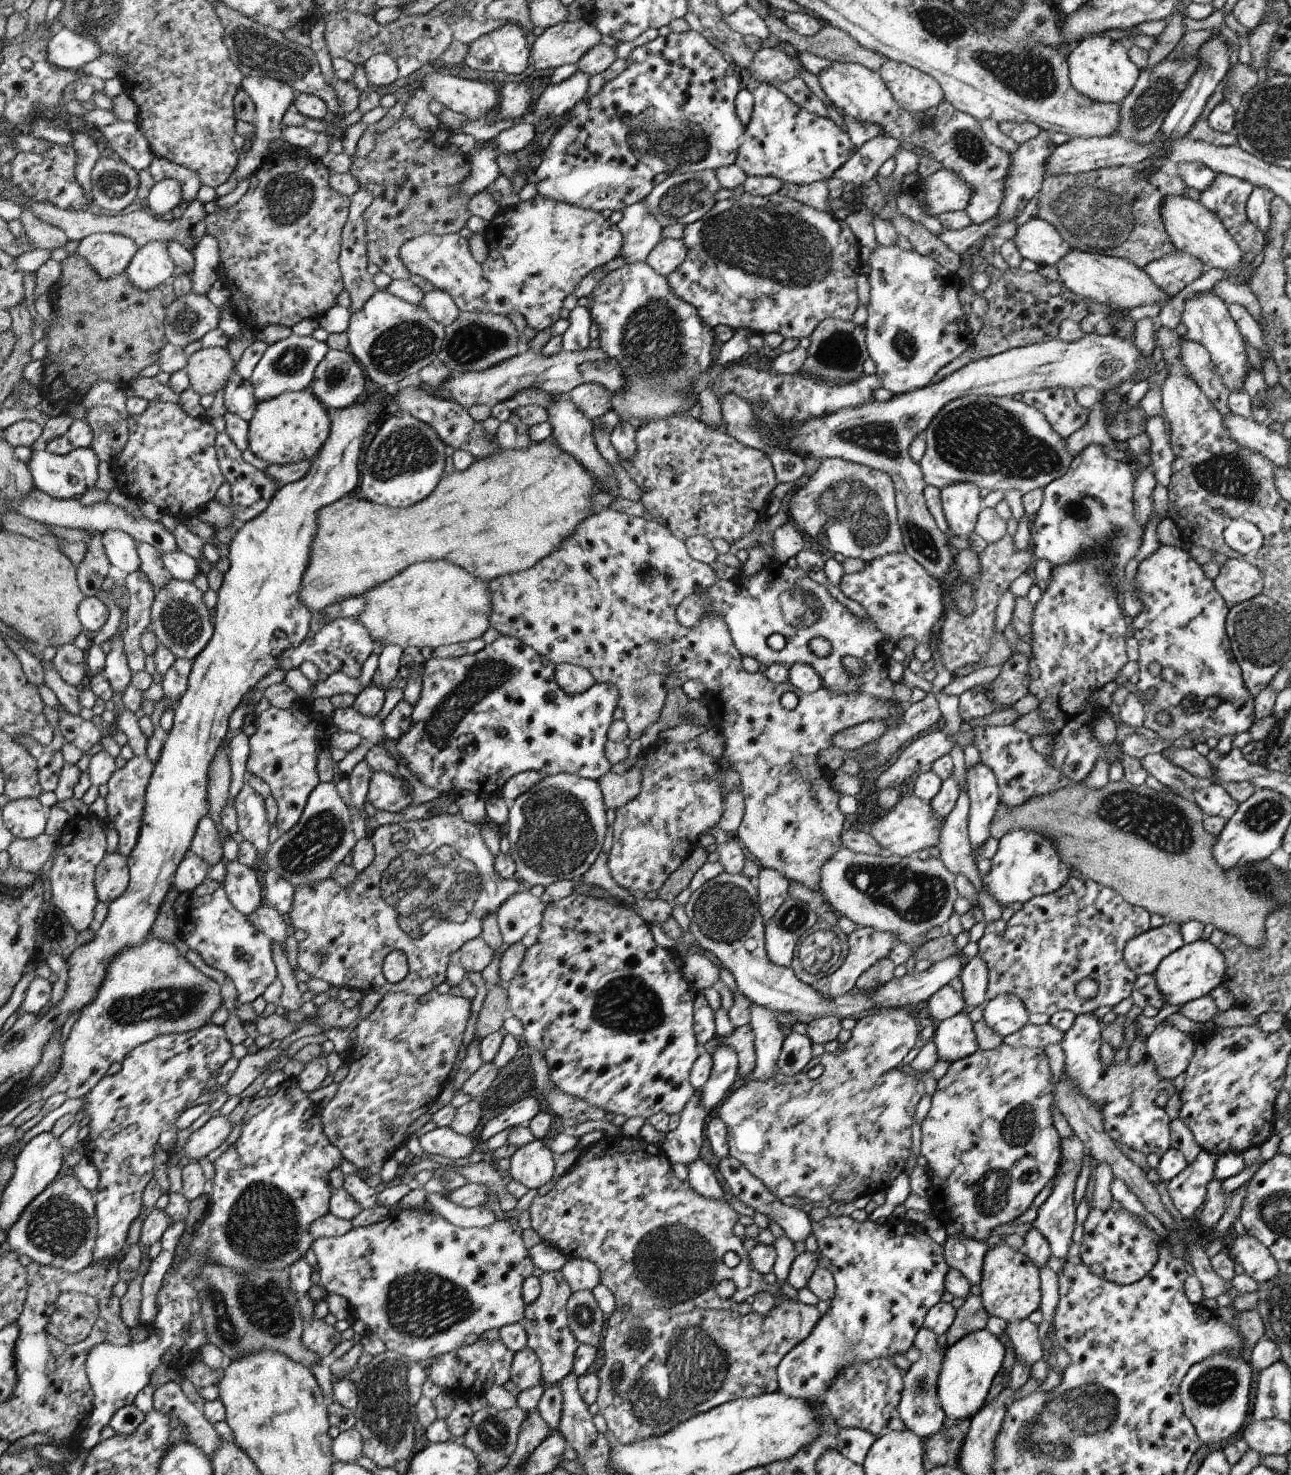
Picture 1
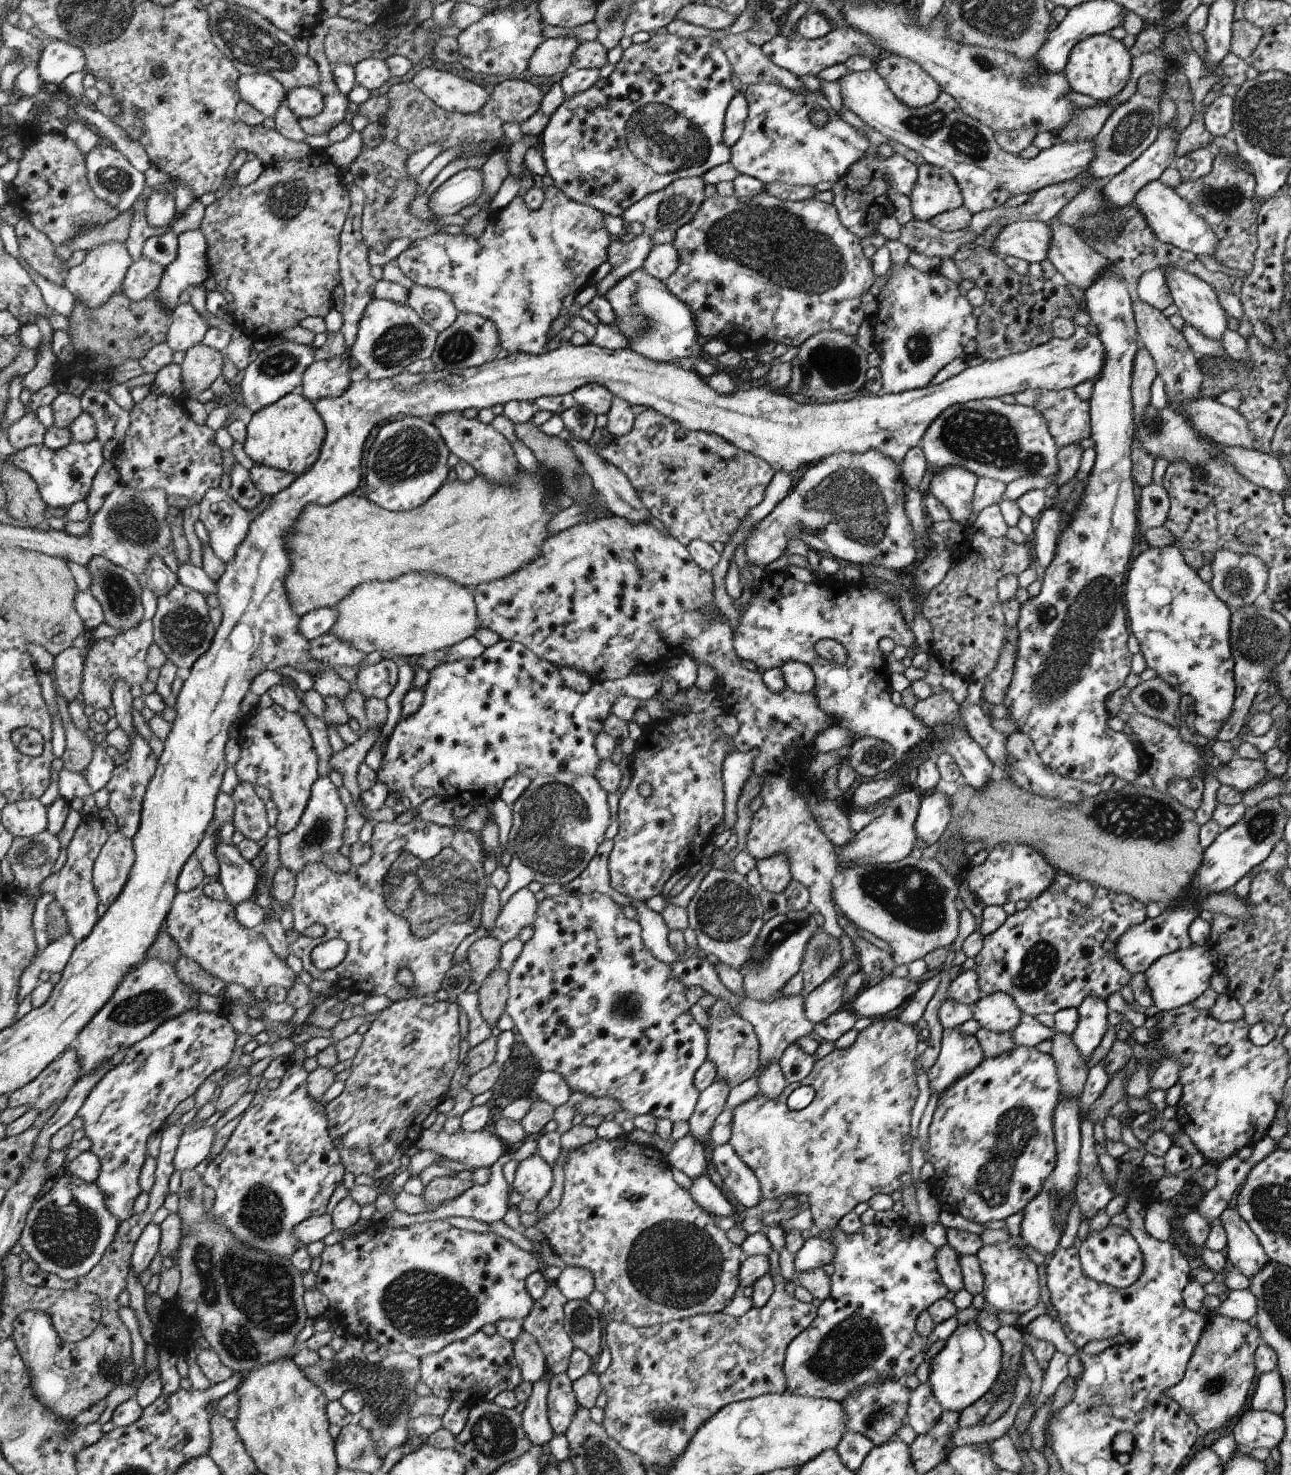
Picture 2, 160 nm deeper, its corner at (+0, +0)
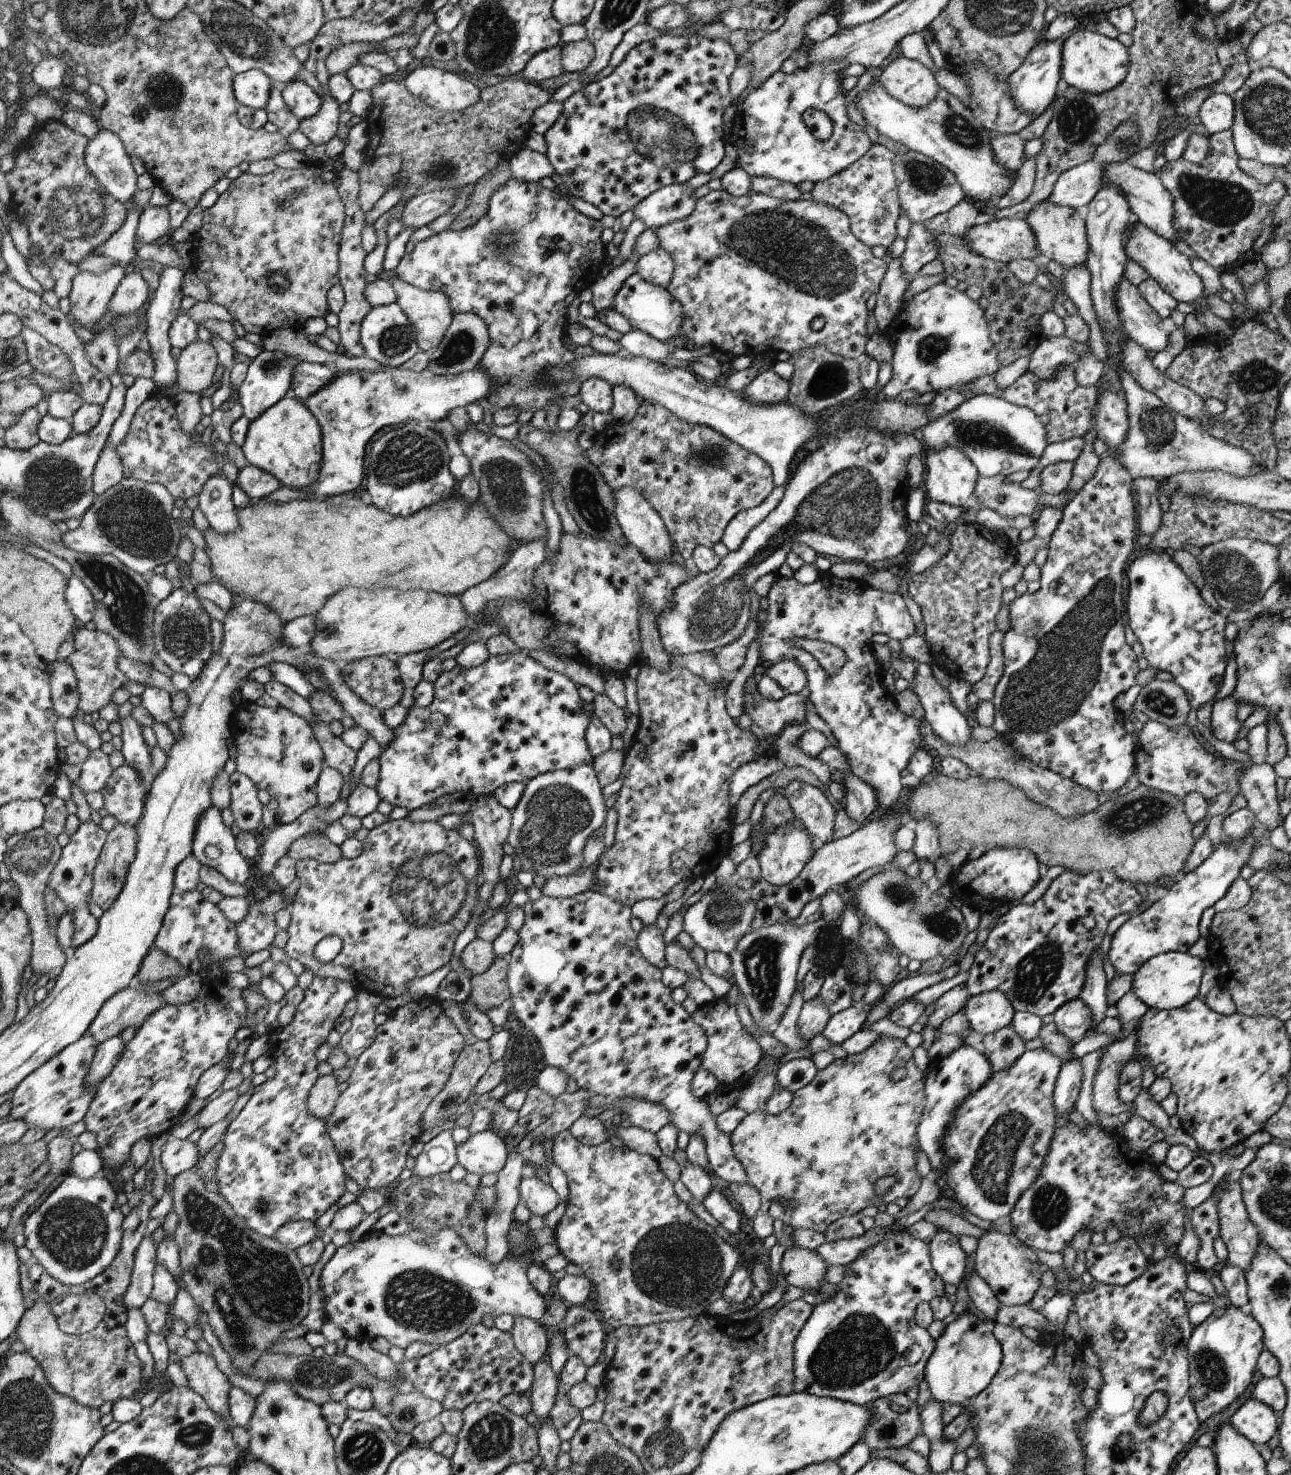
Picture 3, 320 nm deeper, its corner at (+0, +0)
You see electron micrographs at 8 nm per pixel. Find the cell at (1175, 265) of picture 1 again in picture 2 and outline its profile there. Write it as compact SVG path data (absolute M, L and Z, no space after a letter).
M1163 268L1144 272L1138 280L1138 296L1142 302L1163 311L1173 304L1170 288L1166 284L1166 274Z

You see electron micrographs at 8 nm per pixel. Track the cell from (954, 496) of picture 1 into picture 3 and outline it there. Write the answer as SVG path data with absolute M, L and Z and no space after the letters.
M948 445L939 449L925 448L922 454L925 464L923 487L930 501L938 501L955 507L965 507L974 492L979 472L960 447Z

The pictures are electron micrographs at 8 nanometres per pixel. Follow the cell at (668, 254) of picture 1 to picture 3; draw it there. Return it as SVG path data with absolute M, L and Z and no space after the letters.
M662 248L641 256L635 264L635 272L646 282L667 288L675 272L675 261Z

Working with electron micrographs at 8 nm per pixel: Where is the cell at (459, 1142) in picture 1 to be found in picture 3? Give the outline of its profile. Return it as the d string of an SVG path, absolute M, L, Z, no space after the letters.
M493 1129L471 1134L464 1144L457 1146L456 1152L457 1162L480 1177L497 1175L504 1168L508 1154L504 1136Z

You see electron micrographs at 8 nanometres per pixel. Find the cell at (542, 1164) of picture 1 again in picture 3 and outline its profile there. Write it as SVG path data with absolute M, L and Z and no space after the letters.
M527 1172L519 1186L519 1202L524 1203L531 1214L543 1217L558 1206L558 1194L534 1173Z

